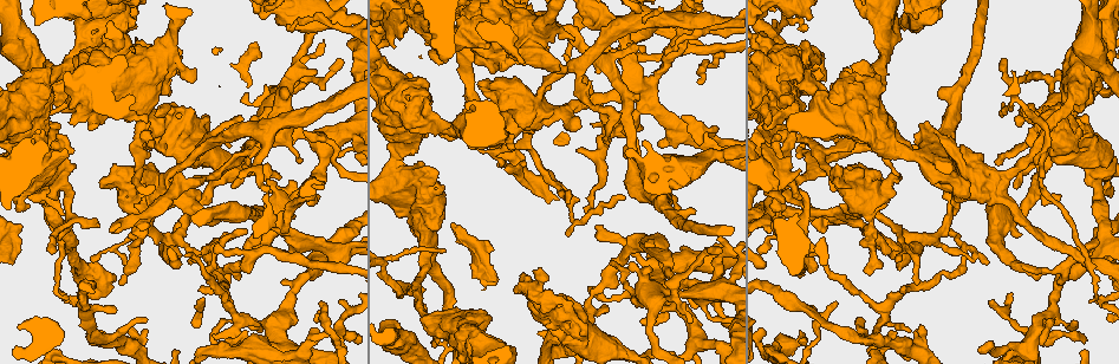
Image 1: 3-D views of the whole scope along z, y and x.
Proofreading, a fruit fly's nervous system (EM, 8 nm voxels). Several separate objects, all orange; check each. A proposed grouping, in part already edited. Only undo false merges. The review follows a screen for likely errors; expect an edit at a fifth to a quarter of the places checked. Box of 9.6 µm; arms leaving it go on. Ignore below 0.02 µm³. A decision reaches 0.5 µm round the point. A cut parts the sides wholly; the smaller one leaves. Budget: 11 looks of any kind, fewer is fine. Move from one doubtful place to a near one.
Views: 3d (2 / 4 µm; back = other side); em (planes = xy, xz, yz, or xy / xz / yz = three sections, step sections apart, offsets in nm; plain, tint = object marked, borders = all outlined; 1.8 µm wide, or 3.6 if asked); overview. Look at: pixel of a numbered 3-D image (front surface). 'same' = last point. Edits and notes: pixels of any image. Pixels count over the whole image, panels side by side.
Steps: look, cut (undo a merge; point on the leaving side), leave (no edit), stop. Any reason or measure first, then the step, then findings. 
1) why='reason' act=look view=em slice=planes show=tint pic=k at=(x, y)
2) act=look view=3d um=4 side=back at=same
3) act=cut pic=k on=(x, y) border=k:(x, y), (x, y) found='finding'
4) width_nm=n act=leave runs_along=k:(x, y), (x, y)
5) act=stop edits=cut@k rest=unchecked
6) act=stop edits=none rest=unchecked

why='sharp bend' act=look view=em um=3.6 slice=xz step=8 show=tint pic=1 at=(869, 90)

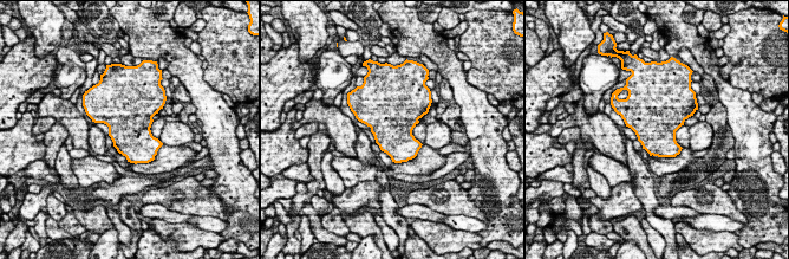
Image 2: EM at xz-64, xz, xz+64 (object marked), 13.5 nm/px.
why='another direction' act=look view=em um=3.6 slice=planes show=borders at=same

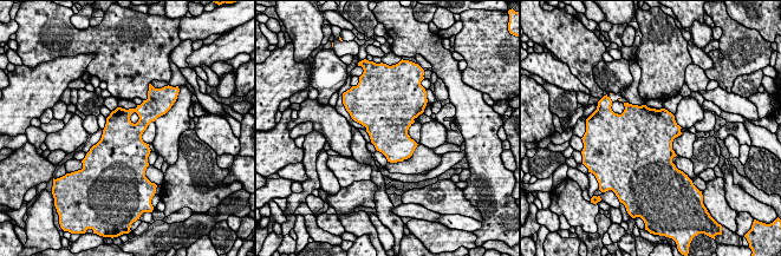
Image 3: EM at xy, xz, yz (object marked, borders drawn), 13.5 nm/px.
act=leave found='all the same cell'

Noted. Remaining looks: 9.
why='side arm on a straight run' act=look view=em slice=planes show=borders pic=1 at=(1036, 152)

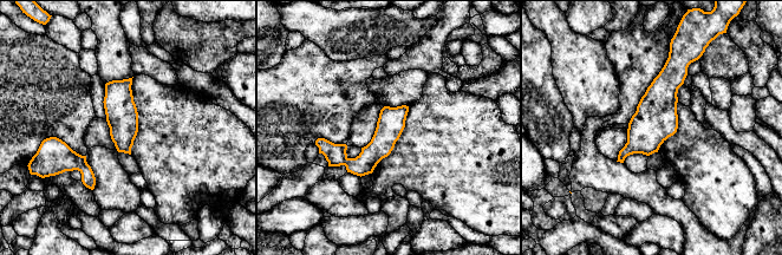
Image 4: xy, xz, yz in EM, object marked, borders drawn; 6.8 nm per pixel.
width_nm=190 act=cut pic=4 on=(336, 155) border=4:(346, 157), (343, 164) found='a second cell is stuck on'

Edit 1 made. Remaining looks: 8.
why='see it whole again' act=look view=overview

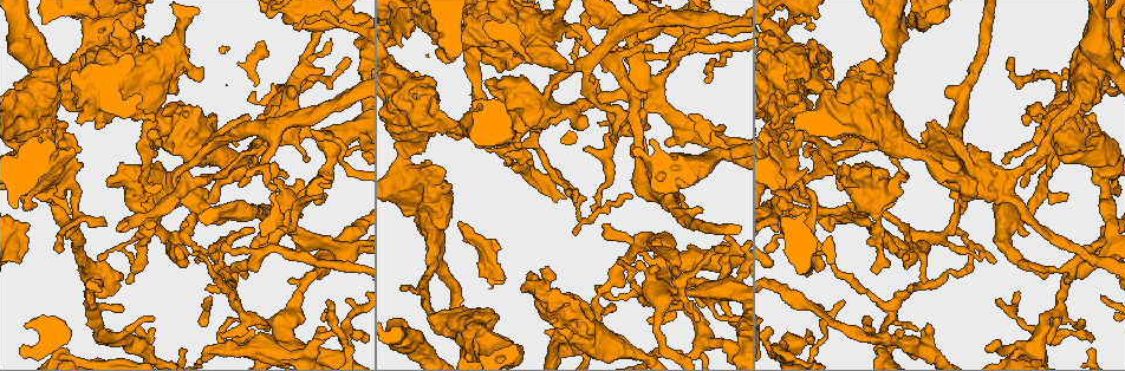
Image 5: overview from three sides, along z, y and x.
why='thick turns thin' act=look view=3d um=4 pic=5 at=(541, 115)

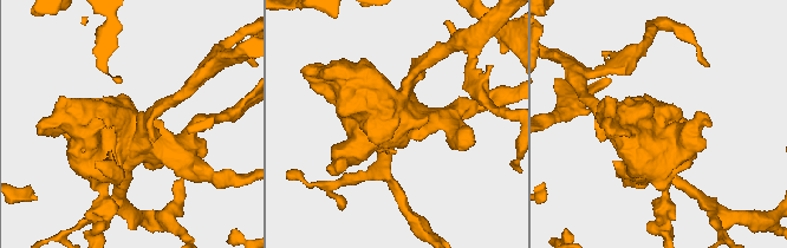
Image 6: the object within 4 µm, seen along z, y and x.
why='now the EM' act=look view=em um=3.6 slice=planes show=tint pic=6 at=(126, 141)

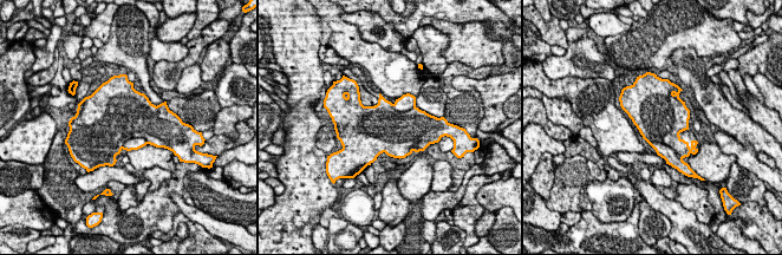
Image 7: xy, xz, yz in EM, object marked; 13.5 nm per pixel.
width_nm=700 act=cut pic=7 on=(664, 151) border=7:(649, 142), (662, 142), (678, 156) found='two cells meet here'

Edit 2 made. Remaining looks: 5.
why='redraw' act=look view=overview

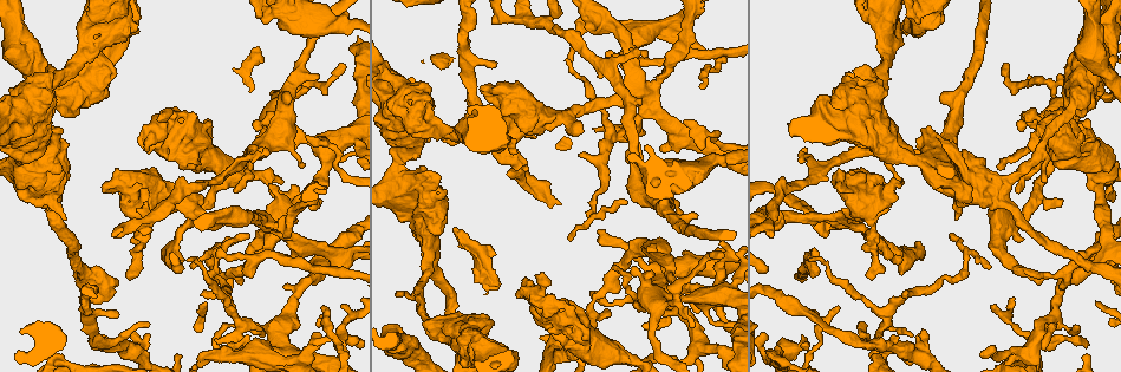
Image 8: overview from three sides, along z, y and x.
why='looks like a crossing' act=look view=em slice=planes show=tint pic=8 at=(843, 218)

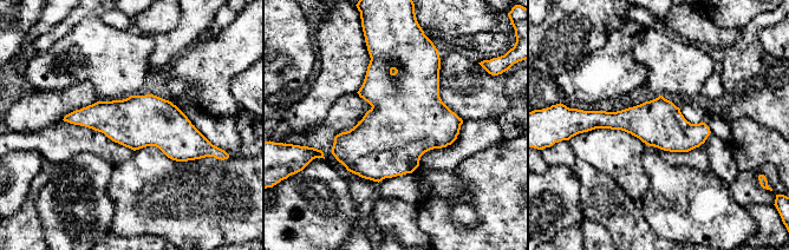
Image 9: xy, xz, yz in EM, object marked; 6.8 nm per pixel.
width_nm=320 act=leave runs_along=9:(67, 118), (201, 140) found='one cell here'

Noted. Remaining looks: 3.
act=stop edits=cut@4,cut@7 rest=unchecked

